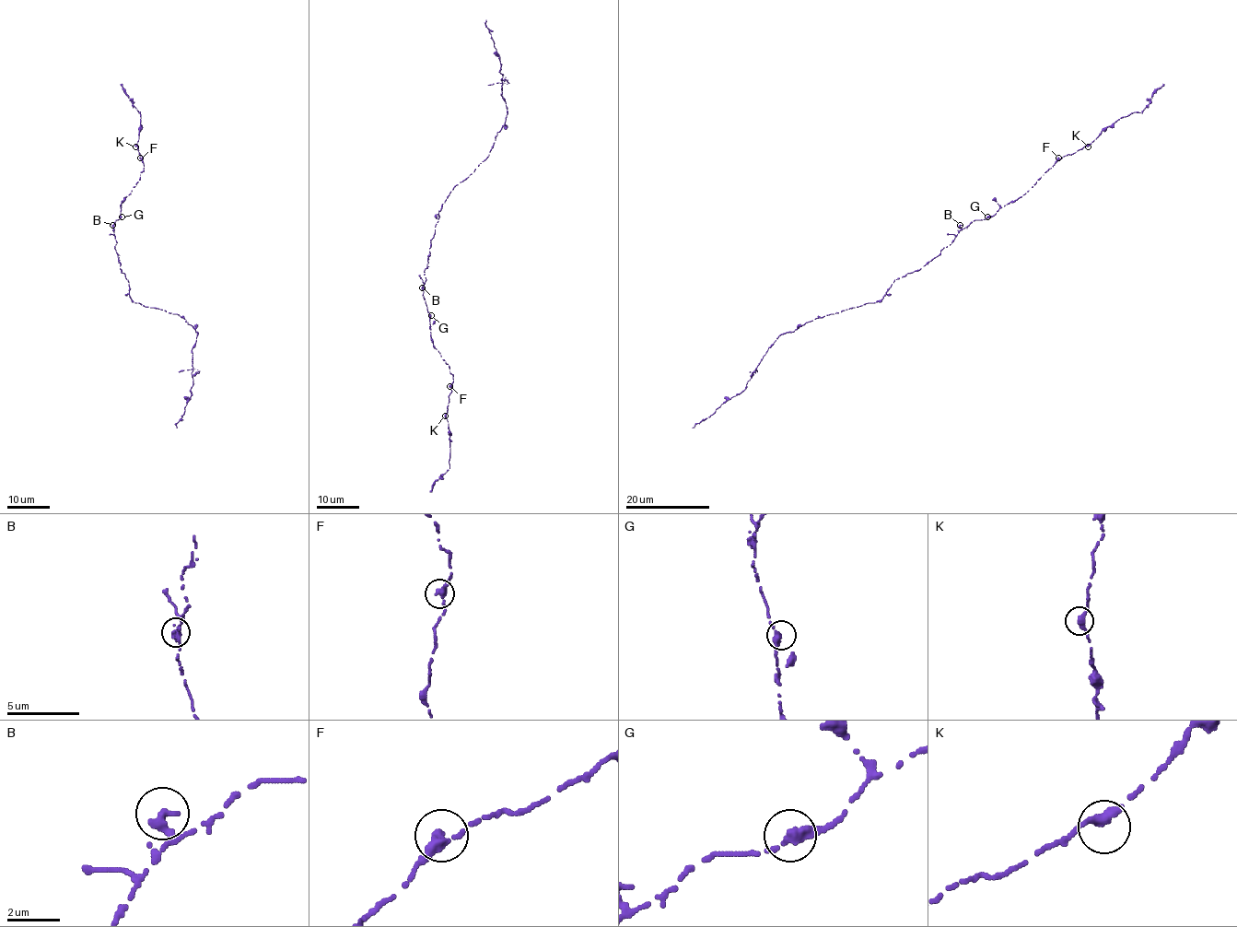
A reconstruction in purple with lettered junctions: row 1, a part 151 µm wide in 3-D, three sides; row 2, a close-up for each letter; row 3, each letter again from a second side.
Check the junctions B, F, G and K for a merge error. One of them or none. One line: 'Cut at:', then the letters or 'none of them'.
Cut at: none of them

